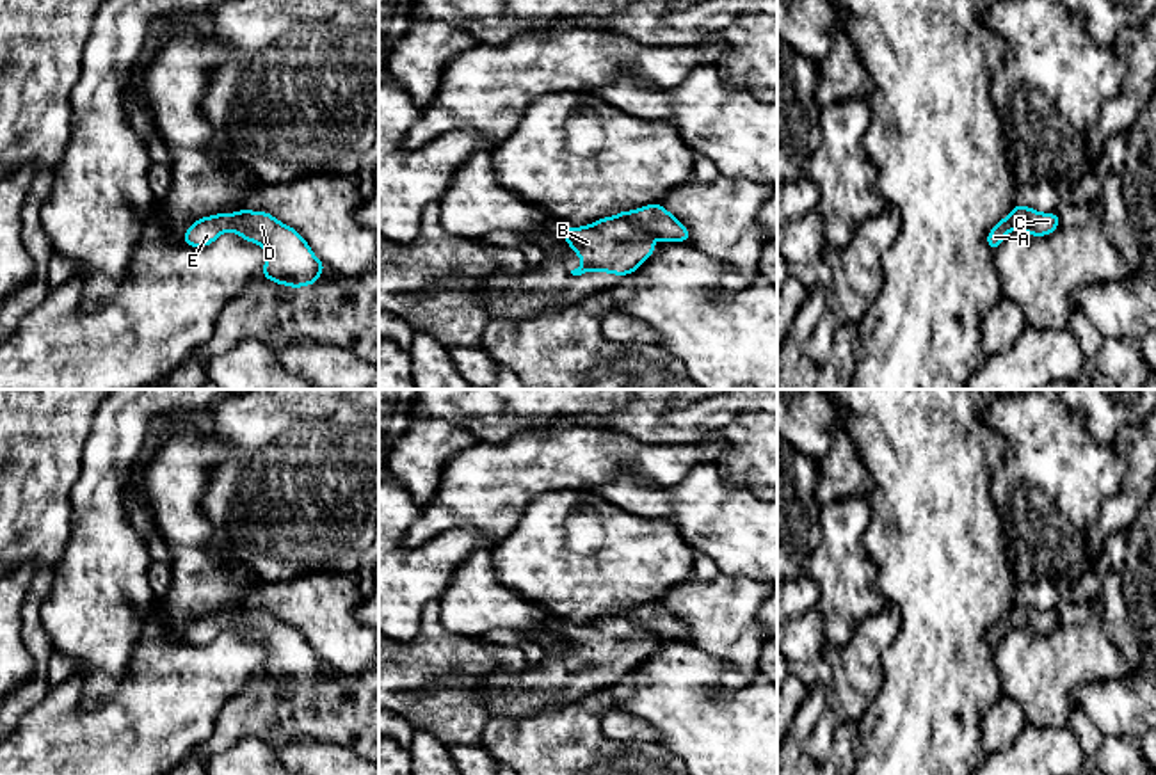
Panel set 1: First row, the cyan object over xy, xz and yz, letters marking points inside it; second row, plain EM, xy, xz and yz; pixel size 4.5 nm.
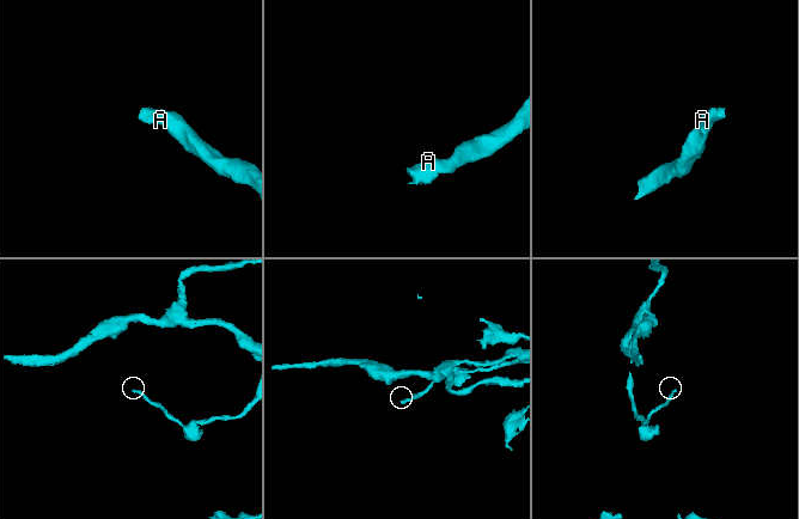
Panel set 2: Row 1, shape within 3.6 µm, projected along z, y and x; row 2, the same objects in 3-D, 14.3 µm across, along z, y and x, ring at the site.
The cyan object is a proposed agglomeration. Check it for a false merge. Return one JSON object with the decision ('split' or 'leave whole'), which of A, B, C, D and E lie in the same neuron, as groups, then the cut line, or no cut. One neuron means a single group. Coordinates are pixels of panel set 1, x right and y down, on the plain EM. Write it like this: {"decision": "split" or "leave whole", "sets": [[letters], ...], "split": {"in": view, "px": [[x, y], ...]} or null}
{"decision": "leave whole", "sets": [["A", "B", "C", "D", "E"]], "split": null}

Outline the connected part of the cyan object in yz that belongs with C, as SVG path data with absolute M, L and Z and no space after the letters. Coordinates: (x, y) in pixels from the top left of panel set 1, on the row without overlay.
M1016 603L1012 610L1001 617L987 633L987 643L994 651L1010 627L1033 635L1051 633L1060 624L1058 611L1040 611L1023 603Z

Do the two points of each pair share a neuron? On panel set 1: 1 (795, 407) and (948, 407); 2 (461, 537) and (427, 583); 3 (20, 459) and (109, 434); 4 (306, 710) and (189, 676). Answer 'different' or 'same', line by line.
1: different
2: same
3: different
4: different

